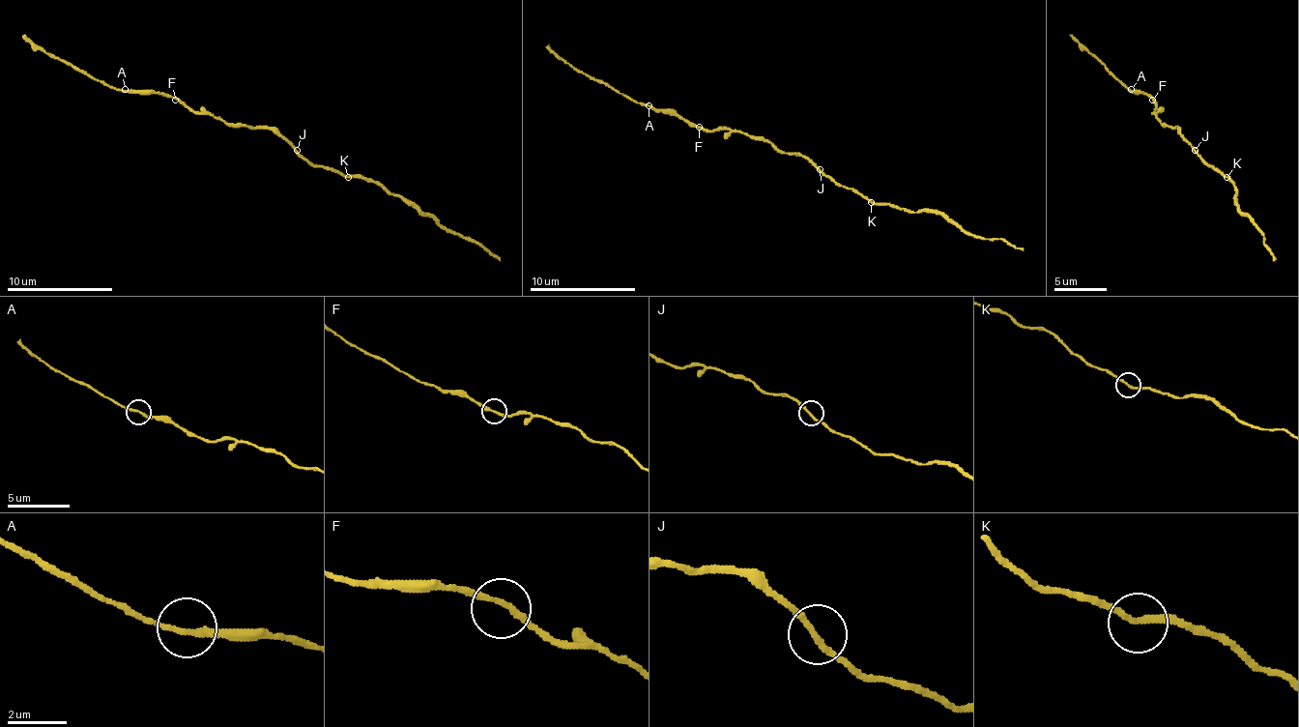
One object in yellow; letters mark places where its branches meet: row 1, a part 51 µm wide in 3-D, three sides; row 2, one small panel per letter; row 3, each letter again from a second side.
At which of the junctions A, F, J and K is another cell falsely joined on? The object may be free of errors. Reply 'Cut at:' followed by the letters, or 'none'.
Cut at: none

